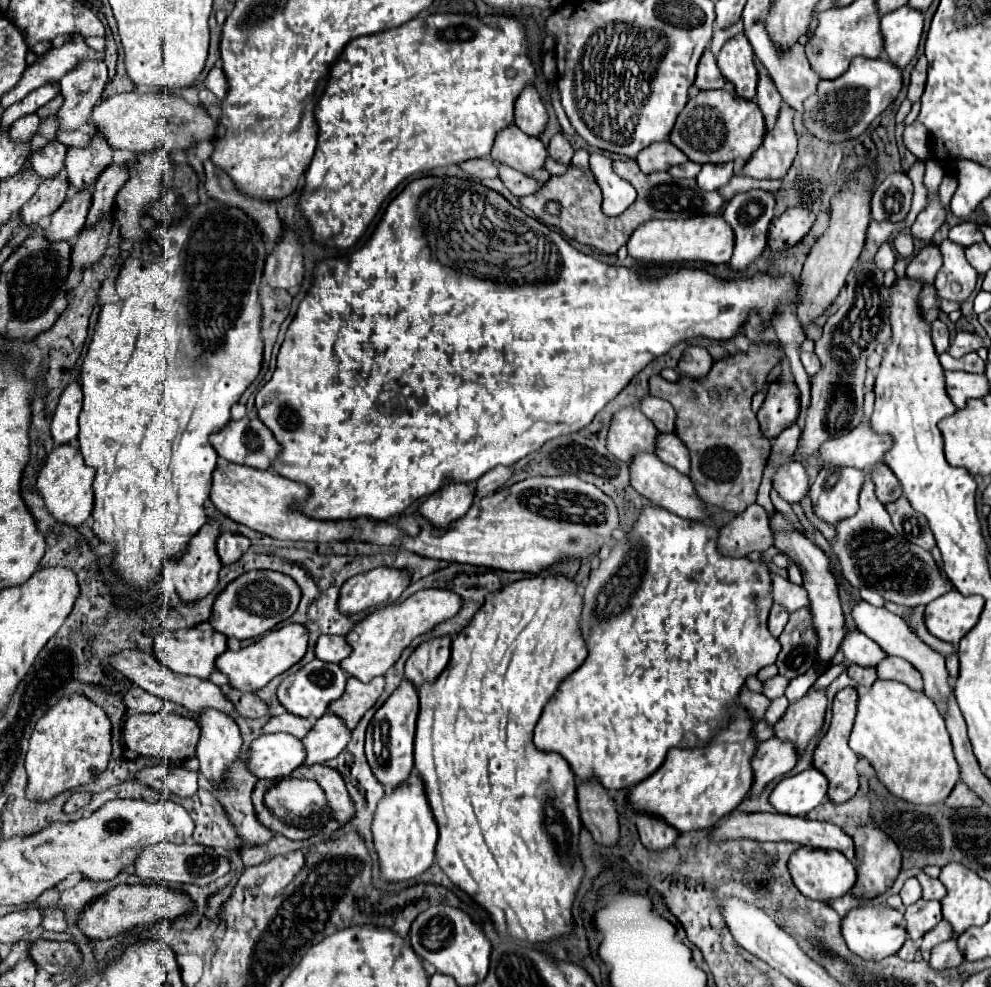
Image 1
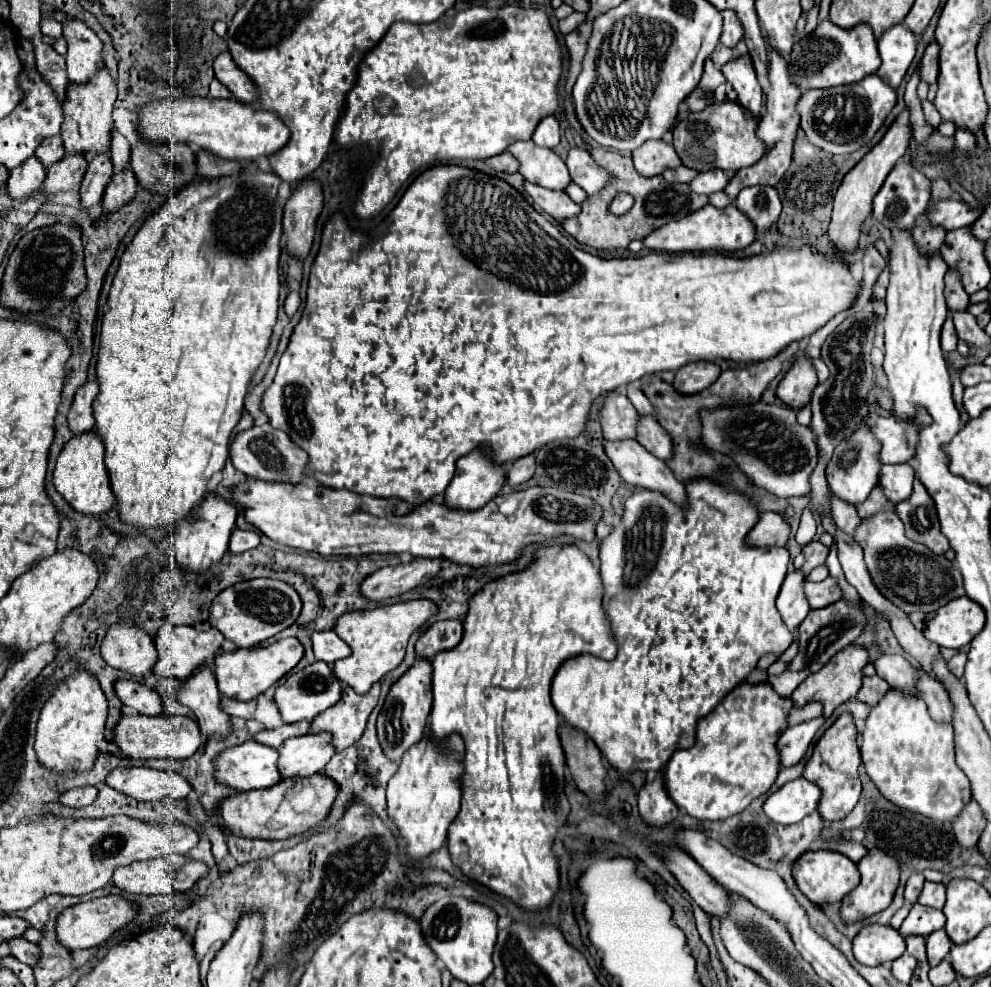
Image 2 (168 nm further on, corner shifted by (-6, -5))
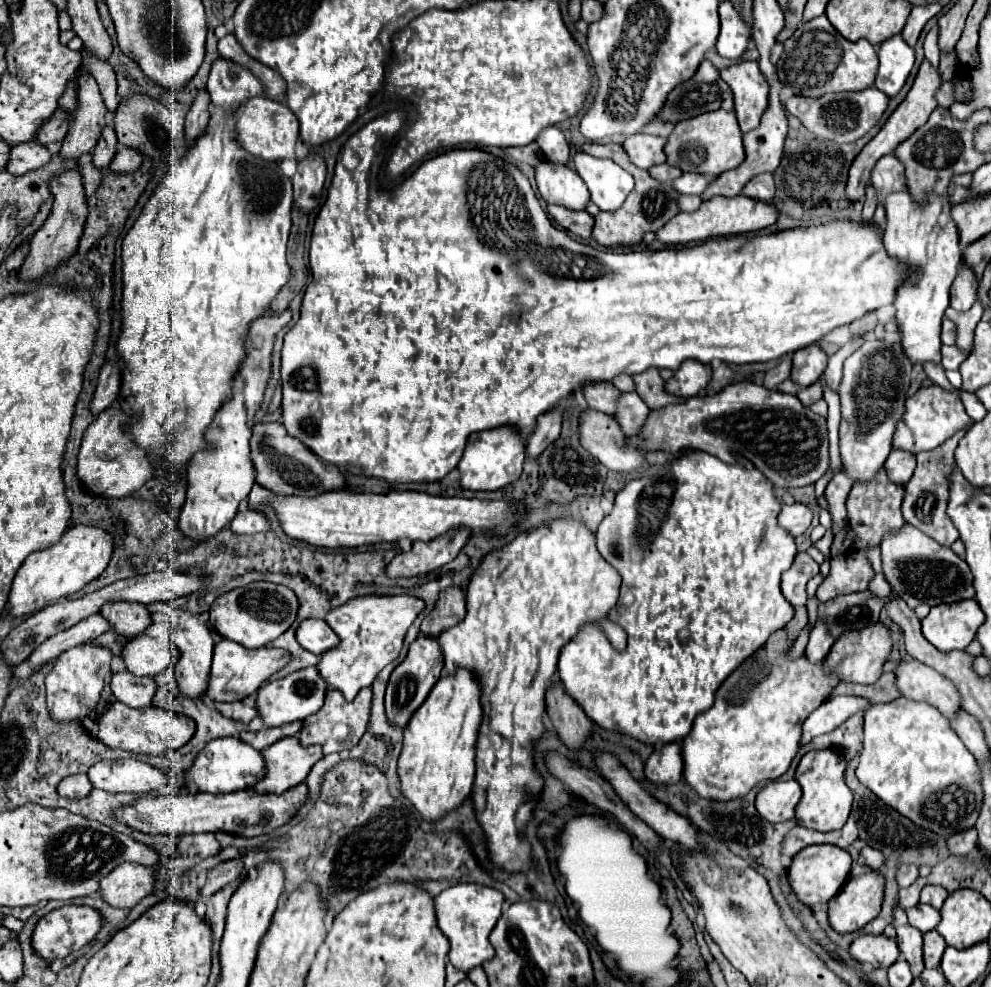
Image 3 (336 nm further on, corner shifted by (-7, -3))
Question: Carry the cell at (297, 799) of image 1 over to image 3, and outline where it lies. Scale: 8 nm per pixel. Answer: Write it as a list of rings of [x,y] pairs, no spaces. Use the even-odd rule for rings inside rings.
[[[300,783],[298,787],[292,787],[288,791],[284,791],[282,795],[276,793],[256,793],[254,789],[240,789],[240,791],[232,791],[232,793],[188,793],[188,795],[146,795],[140,797],[138,803],[132,803],[128,807],[122,807],[118,811],[118,819],[142,833],[152,833],[152,835],[182,835],[182,833],[232,833],[238,837],[258,837],[258,835],[266,835],[272,833],[274,829],[286,825],[296,813],[298,809],[308,801],[308,785]]]

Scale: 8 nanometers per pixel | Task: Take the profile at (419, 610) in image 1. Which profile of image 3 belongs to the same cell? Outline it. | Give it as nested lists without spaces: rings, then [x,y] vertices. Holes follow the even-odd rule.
[[[366,595],[332,609],[326,615],[328,625],[340,637],[340,645],[334,651],[326,651],[318,661],[318,671],[328,679],[332,689],[340,689],[348,701],[352,701],[362,687],[370,687],[378,673],[398,659],[404,643],[404,635],[412,621],[424,611],[424,601],[410,595],[378,597]]]

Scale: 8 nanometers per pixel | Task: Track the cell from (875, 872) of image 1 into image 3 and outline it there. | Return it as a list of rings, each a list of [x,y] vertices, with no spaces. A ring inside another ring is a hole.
[[[854,863],[852,871],[850,871],[850,879],[846,881],[846,885],[842,887],[842,891],[830,899],[828,903],[828,919],[830,925],[838,931],[838,933],[850,933],[850,931],[858,931],[862,929],[868,921],[872,921],[874,917],[878,917],[880,907],[882,907],[882,899],[884,899],[884,875],[880,871],[874,871],[866,865]]]

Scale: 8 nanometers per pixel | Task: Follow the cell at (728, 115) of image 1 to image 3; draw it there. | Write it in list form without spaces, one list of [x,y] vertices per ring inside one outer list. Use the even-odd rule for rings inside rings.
[[[724,109],[676,123],[664,151],[668,157],[668,165],[680,167],[684,173],[702,173],[702,175],[708,175],[710,179],[718,177],[724,171],[736,169],[746,159],[742,131],[738,127],[736,113],[724,111]]]

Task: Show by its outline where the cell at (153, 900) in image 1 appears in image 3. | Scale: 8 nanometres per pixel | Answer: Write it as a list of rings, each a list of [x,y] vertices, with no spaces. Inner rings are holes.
[[[64,905],[60,909],[50,911],[48,915],[44,915],[32,935],[32,945],[36,949],[36,953],[48,961],[54,959],[64,959],[66,955],[82,949],[84,945],[88,945],[98,931],[104,927],[104,917],[98,909],[94,907],[86,907],[86,905]]]

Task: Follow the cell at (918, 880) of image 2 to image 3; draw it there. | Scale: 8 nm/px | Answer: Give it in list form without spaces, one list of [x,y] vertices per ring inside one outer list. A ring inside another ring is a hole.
[[[900,865],[896,873],[896,881],[900,887],[910,887],[918,879],[918,867],[912,865]]]

